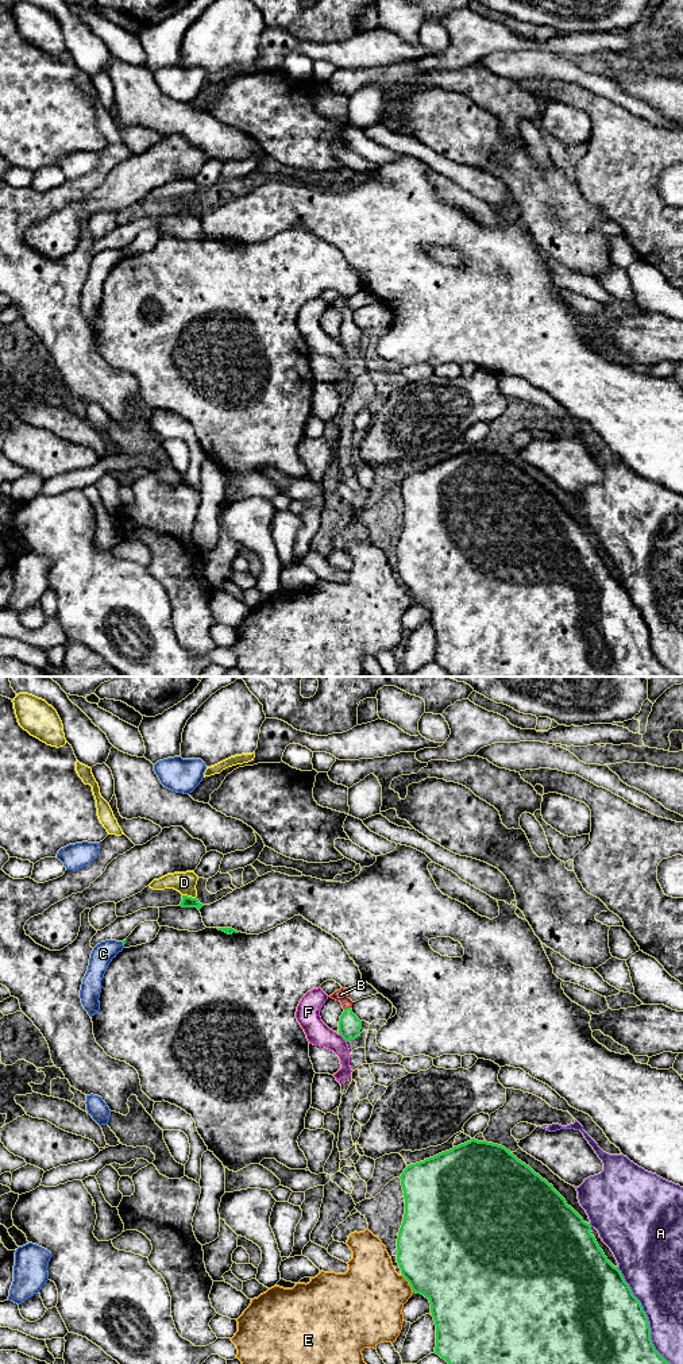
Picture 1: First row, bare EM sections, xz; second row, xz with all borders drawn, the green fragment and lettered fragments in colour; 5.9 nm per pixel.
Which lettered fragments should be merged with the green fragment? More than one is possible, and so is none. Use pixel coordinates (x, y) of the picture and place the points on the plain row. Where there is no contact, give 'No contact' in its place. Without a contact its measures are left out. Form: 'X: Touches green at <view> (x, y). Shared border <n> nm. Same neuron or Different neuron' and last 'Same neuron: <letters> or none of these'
A: Touches green at xz (647, 627). Shared border 700 nm. Different neuron
B: Touches green at xz (347, 316). Shared border 40 nm. Same neuron
C: Touches green at xz (123, 253). Shared border 40 nm. Different neuron
D: Touches green at xz (189, 205). Shared border 90 nm. Different neuron
E: Touches green at xz (409, 592). Shared border 130 nm. Different neuron
F: Touches green at xz (343, 346). Shared border 60 nm. Different neuron
Same neuron: B

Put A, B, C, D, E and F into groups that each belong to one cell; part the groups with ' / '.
A / B / C / D / E / F

